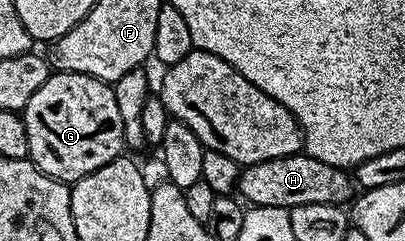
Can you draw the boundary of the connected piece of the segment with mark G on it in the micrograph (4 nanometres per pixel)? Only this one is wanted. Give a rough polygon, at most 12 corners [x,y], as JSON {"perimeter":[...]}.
{"perimeter":[[54,72],[21,113],[29,161],[73,182],[119,159],[105,80]]}

